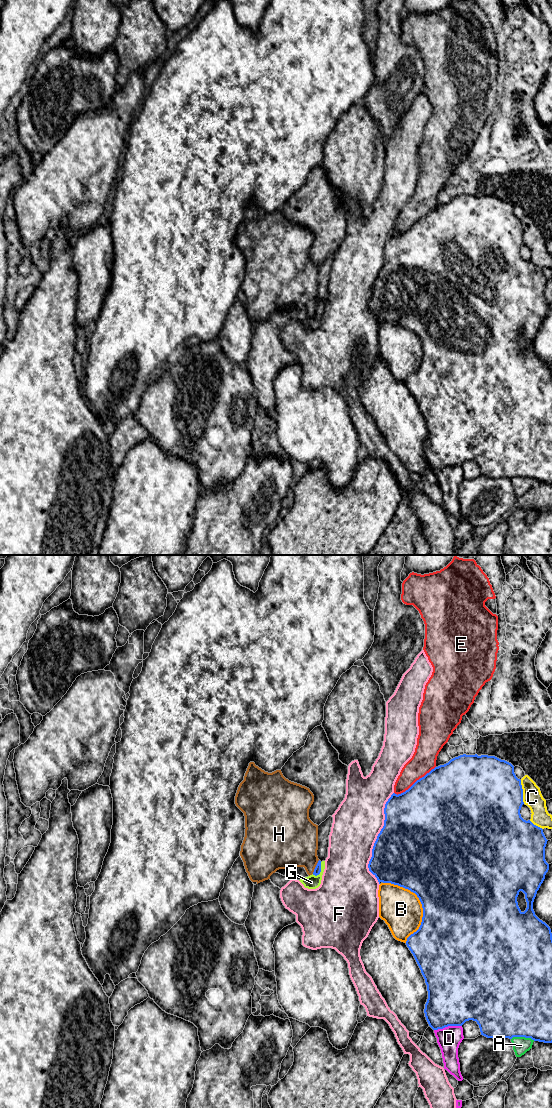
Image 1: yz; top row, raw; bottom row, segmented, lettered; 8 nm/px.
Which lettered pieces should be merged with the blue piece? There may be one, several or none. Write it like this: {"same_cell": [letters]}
{"same_cell": ["G"]}

